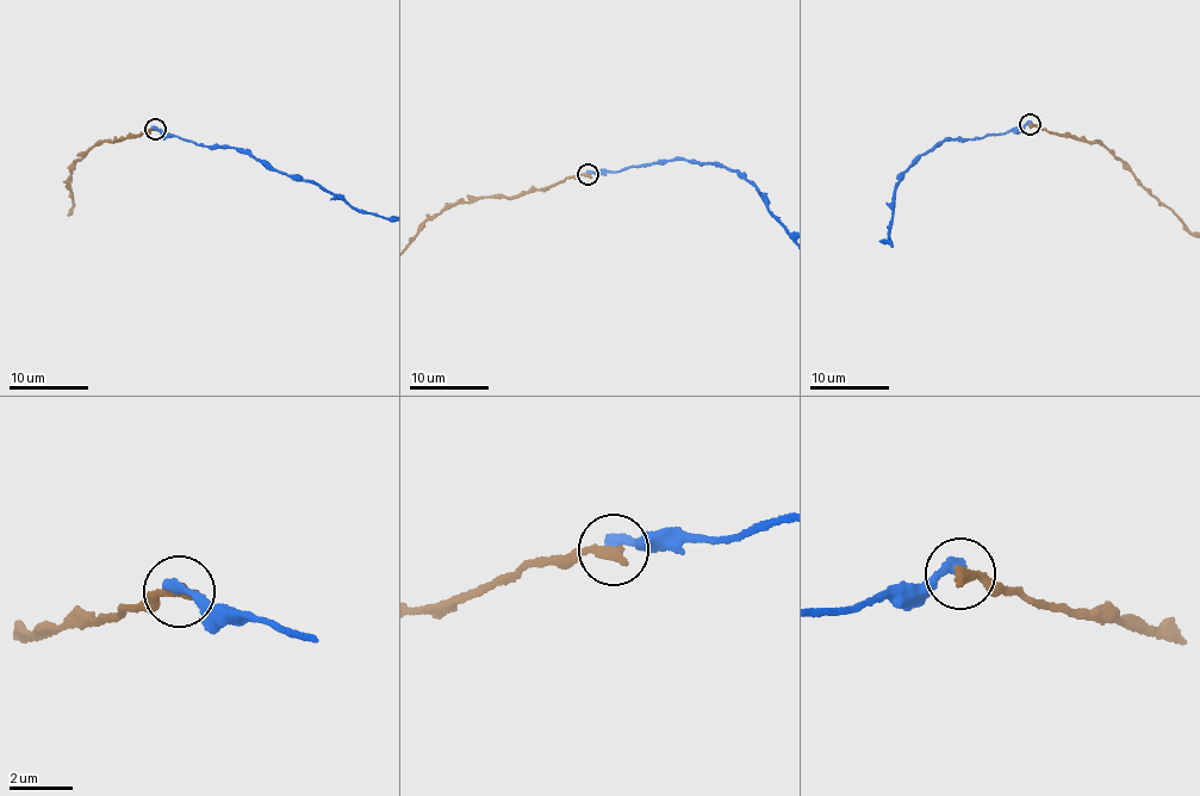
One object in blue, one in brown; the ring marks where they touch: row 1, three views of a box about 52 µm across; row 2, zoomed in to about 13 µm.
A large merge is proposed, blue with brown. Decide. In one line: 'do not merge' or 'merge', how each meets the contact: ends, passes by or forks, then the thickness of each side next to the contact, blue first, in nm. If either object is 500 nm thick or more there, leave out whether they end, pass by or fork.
do not merge | blue ends | brown ends | 320/360 nm

